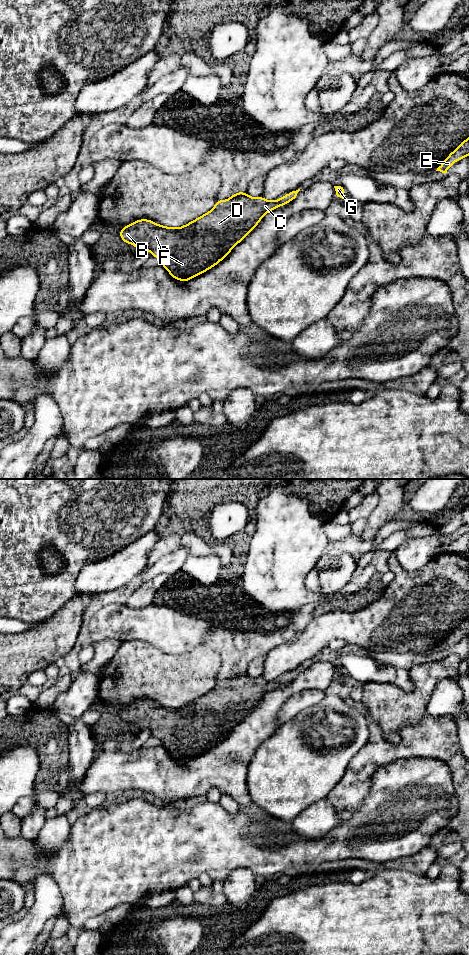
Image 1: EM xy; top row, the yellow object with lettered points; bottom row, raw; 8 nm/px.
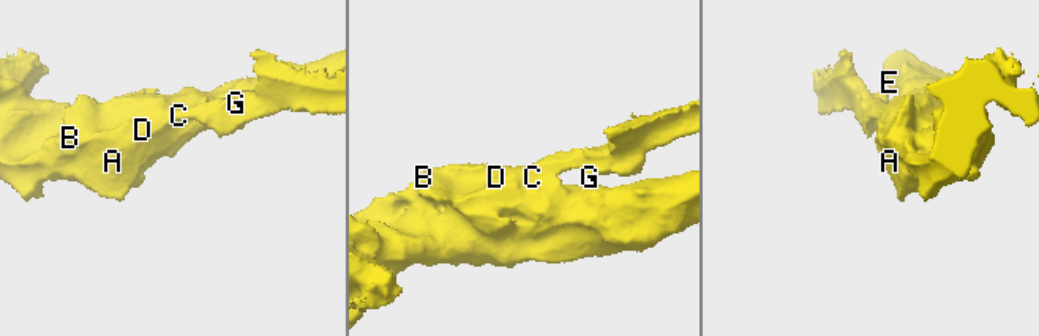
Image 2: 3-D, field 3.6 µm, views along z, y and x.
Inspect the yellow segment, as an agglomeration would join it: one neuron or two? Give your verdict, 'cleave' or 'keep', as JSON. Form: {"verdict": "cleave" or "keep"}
{"verdict": "keep"}

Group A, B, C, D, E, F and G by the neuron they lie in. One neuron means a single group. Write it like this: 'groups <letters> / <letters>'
groups A B C D E F G

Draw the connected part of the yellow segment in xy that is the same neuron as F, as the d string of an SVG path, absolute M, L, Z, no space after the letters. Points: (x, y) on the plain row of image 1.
M292 671L274 681L268 681L263 676L252 678L246 672L238 672L225 681L217 679L212 690L182 707L166 707L140 699L123 707L119 716L126 724L133 724L139 732L149 730L151 736L157 737L174 759L187 762L219 744L266 693L291 682L299 671Z

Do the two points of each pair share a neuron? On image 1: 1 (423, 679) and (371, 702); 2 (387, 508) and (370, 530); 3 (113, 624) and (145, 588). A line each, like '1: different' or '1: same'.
1: same
2: same
3: different

